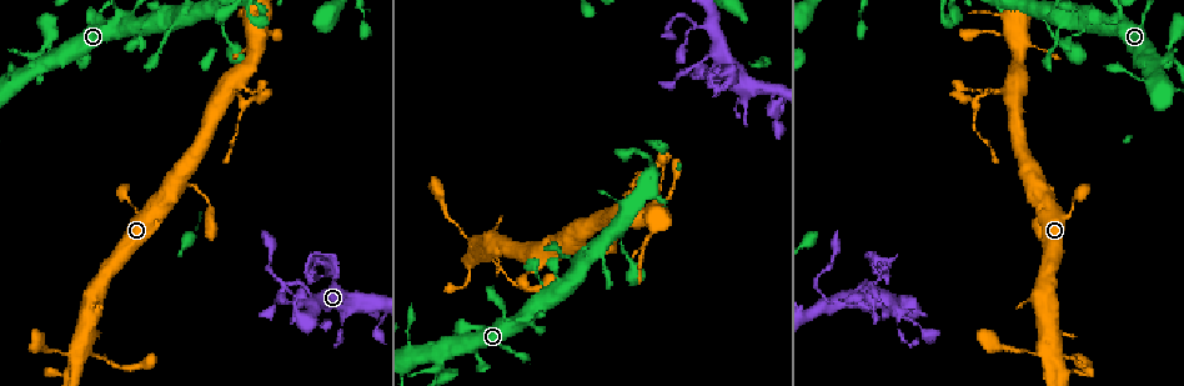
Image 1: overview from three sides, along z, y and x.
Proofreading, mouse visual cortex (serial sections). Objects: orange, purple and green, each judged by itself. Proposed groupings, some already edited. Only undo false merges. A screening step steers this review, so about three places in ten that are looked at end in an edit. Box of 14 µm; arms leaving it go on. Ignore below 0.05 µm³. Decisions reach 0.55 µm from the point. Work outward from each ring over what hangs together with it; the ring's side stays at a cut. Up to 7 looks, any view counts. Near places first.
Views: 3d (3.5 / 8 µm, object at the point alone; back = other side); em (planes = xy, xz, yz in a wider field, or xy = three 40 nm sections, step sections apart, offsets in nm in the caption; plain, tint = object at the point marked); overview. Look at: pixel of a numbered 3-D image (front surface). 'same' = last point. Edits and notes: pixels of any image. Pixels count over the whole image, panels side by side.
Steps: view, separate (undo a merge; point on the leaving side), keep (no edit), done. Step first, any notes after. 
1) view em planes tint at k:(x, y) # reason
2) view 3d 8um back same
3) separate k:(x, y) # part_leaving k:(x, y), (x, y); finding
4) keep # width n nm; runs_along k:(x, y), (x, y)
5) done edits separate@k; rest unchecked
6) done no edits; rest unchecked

view 3d 3.5um at 1:(288, 303) # a narrow waist

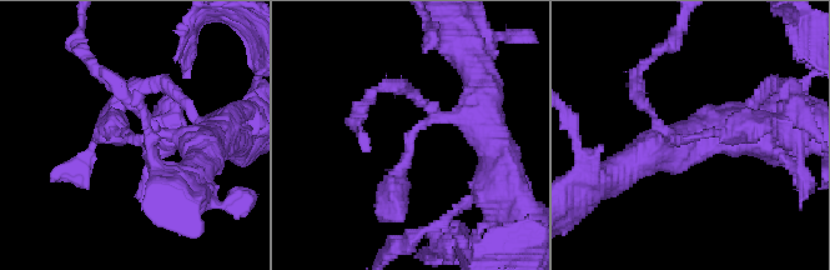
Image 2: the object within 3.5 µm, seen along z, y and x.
view em xy step 5 tint at 2:(130, 141)

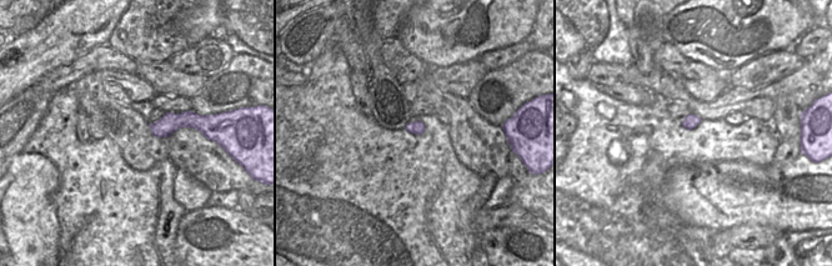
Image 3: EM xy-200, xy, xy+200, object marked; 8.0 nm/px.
keep # width 110 nm; runs_along 2:(478, 123), (437, 115), (413, 131), (395, 211); one cell here

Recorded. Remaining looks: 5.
view 3d 8um at 1:(247, 104)

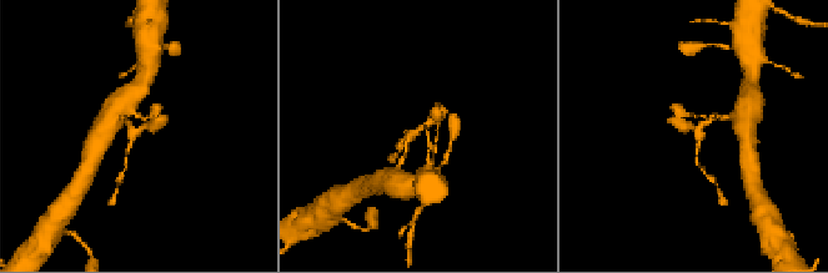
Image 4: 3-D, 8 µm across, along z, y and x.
view em xy step 3 tint at 4:(137, 130)

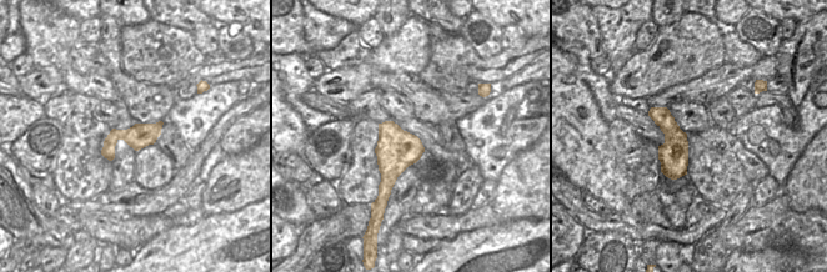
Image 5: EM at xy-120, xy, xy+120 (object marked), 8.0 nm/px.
separate 4:(698, 145) # two cells meet here

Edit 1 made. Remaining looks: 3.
view overview

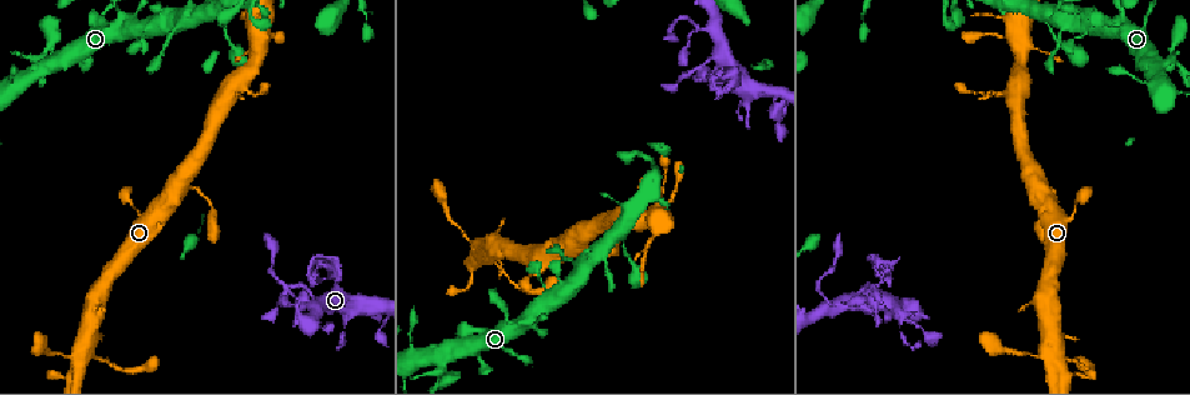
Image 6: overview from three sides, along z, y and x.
view em xy step 2 tint at 6:(644, 222) # thick turns thin

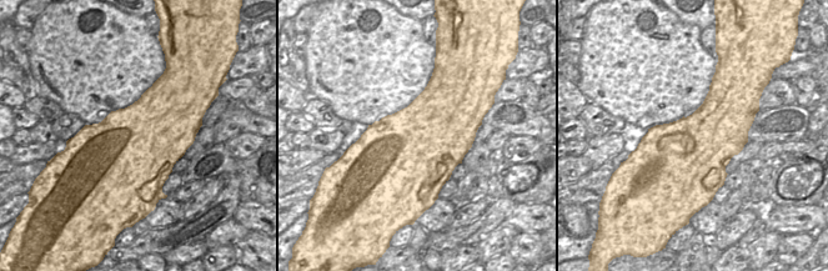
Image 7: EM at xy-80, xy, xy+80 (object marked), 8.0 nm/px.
view 3d 3.5um same

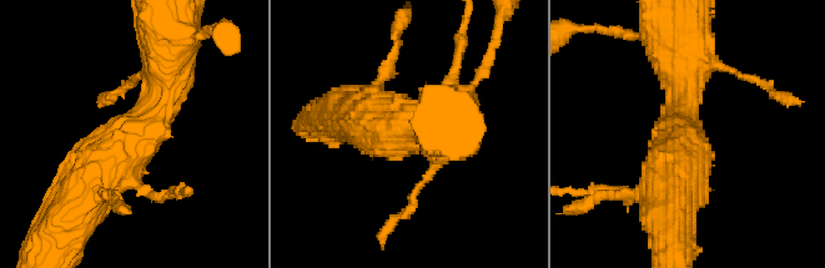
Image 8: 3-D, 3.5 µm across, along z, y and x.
keep # runs_along 8:(63, 233), (90, 180), (162, 100); continuous, no second cell

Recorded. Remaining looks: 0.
done edits separate@4; rest unchecked

